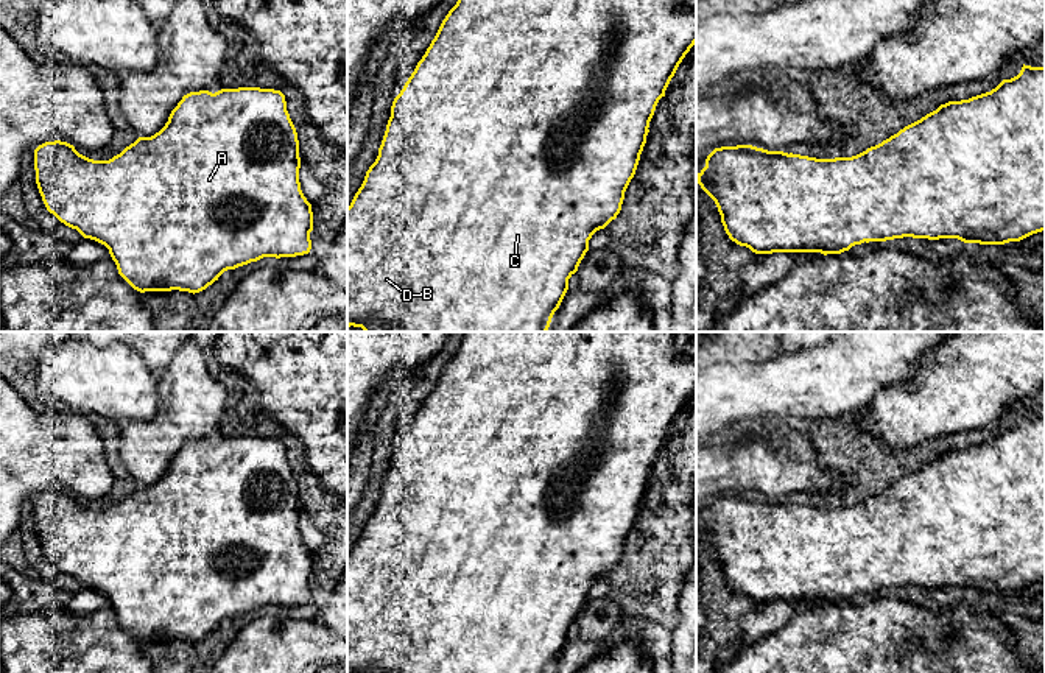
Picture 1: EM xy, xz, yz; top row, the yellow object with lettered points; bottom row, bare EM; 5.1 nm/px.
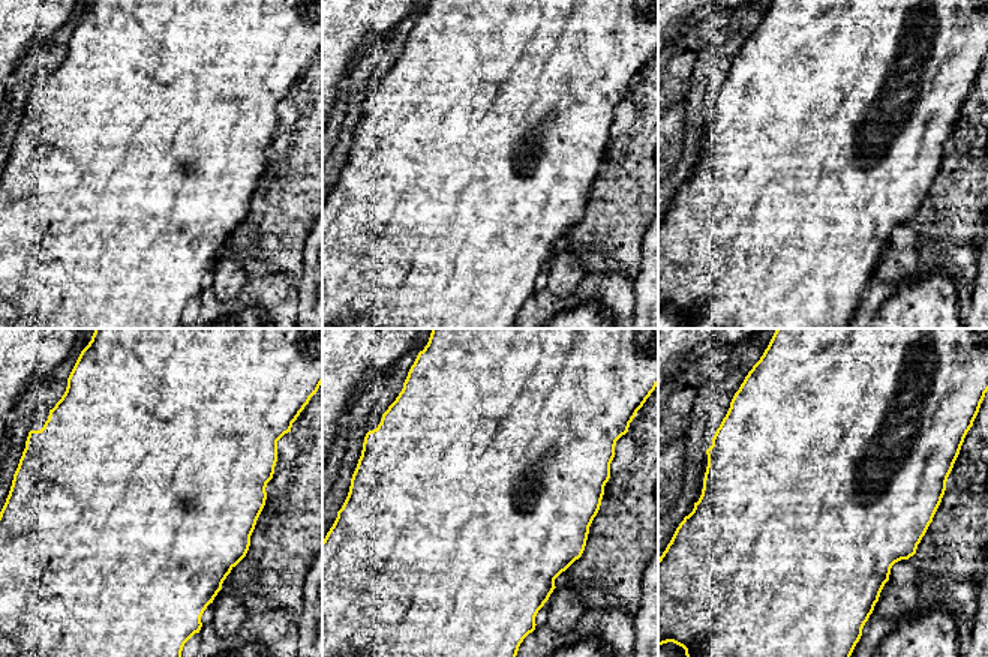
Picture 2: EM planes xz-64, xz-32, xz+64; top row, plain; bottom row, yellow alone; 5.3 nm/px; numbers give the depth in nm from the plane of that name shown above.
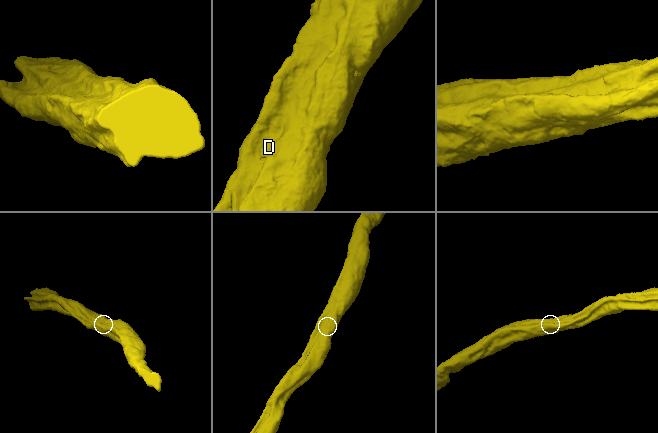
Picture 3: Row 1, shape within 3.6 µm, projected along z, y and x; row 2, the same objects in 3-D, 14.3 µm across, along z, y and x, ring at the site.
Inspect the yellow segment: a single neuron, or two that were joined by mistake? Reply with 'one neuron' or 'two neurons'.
one neuron

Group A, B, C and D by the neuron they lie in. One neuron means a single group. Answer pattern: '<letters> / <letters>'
A B C D

